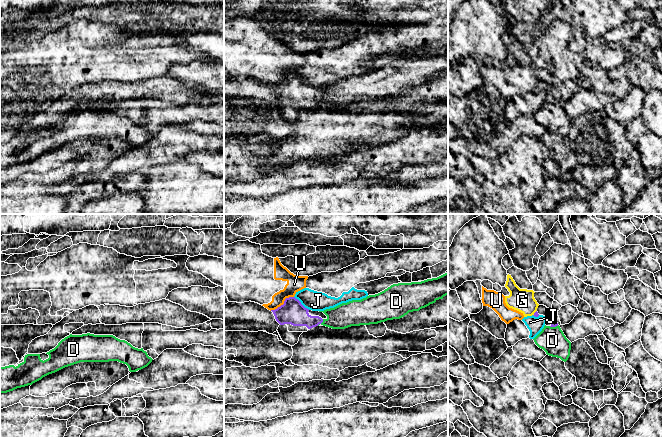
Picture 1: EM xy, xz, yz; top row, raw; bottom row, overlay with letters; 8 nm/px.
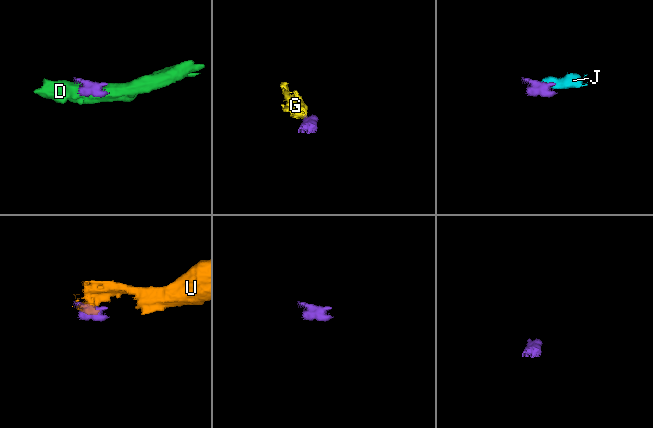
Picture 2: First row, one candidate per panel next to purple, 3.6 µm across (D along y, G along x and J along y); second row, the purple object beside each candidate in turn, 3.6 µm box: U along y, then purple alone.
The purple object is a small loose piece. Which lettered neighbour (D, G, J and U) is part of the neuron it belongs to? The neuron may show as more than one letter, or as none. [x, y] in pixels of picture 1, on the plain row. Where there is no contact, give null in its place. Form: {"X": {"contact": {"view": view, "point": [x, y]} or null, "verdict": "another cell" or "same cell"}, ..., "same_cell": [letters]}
{"D": {"contact": {"view": "xz", "point": [320, 99]}, "verdict": "another cell"}, "G": {"contact": {"view": "yz", "point": [534, 89]}, "verdict": "another cell"}, "J": {"contact": {"view": "xz", "point": [301, 80]}, "verdict": "another cell"}, "U": {"contact": {"view": "xz", "point": [283, 80]}, "verdict": "another cell"}, "same_cell": []}

